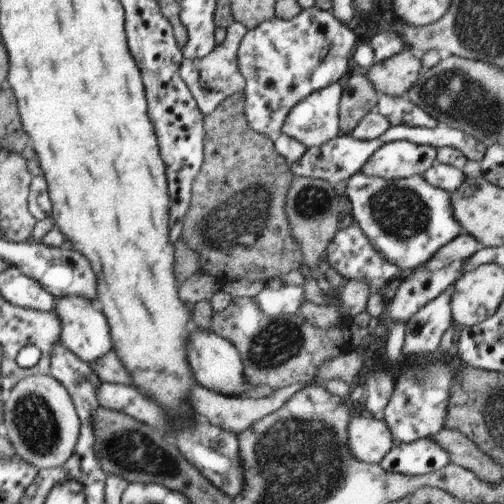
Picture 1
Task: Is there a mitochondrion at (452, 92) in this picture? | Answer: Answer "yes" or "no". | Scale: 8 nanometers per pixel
yes

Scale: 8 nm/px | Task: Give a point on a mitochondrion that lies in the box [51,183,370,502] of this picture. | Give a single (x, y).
(131, 449)

